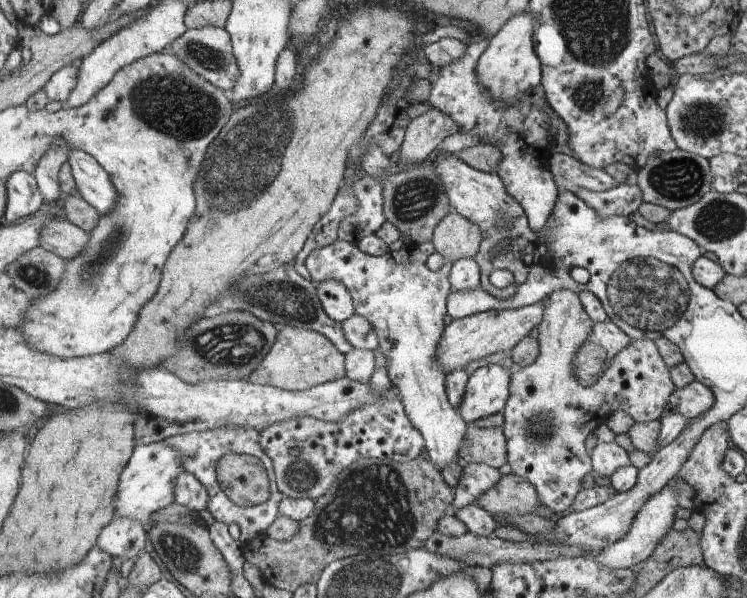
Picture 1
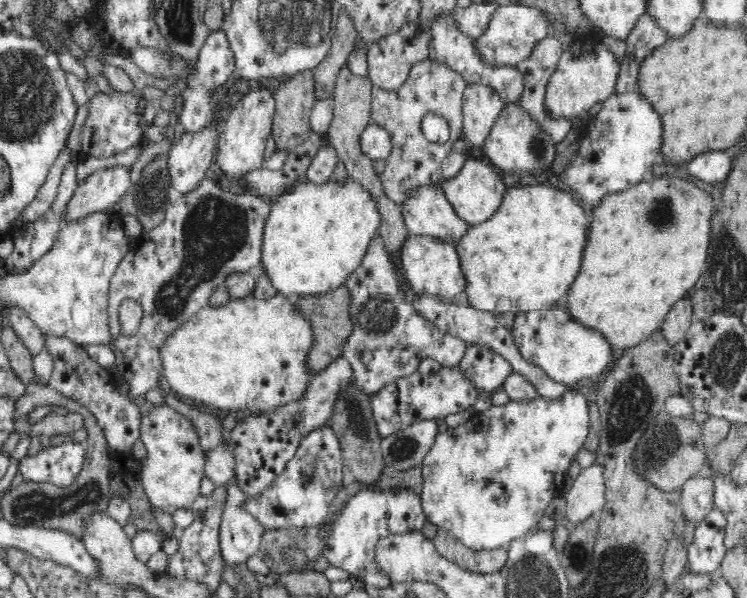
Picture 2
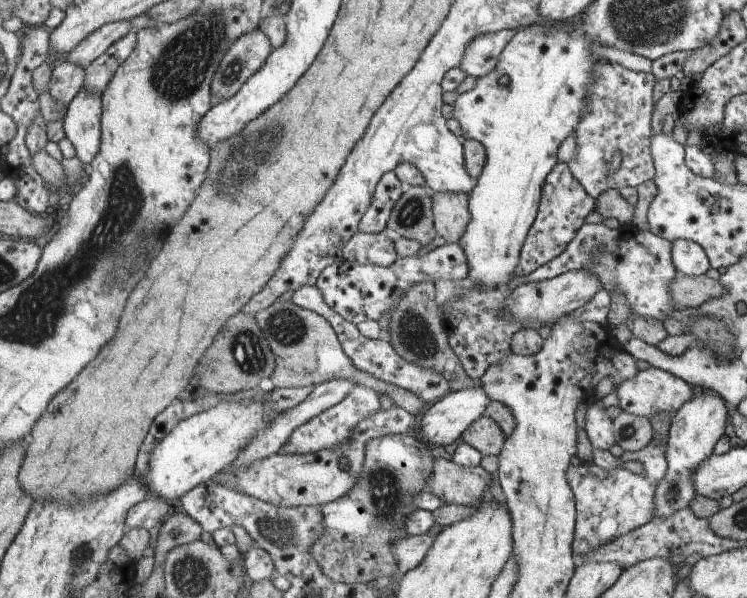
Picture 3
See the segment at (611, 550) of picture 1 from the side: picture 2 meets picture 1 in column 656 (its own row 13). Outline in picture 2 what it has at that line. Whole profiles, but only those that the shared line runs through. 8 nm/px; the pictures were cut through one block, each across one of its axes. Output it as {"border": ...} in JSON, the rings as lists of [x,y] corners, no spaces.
{"border":[[[519,4],[498,6],[490,18],[486,31],[476,38],[472,37],[474,49],[484,63],[494,65],[515,66],[522,62],[533,50],[536,44],[546,36],[551,36],[548,19],[538,8]]]}

